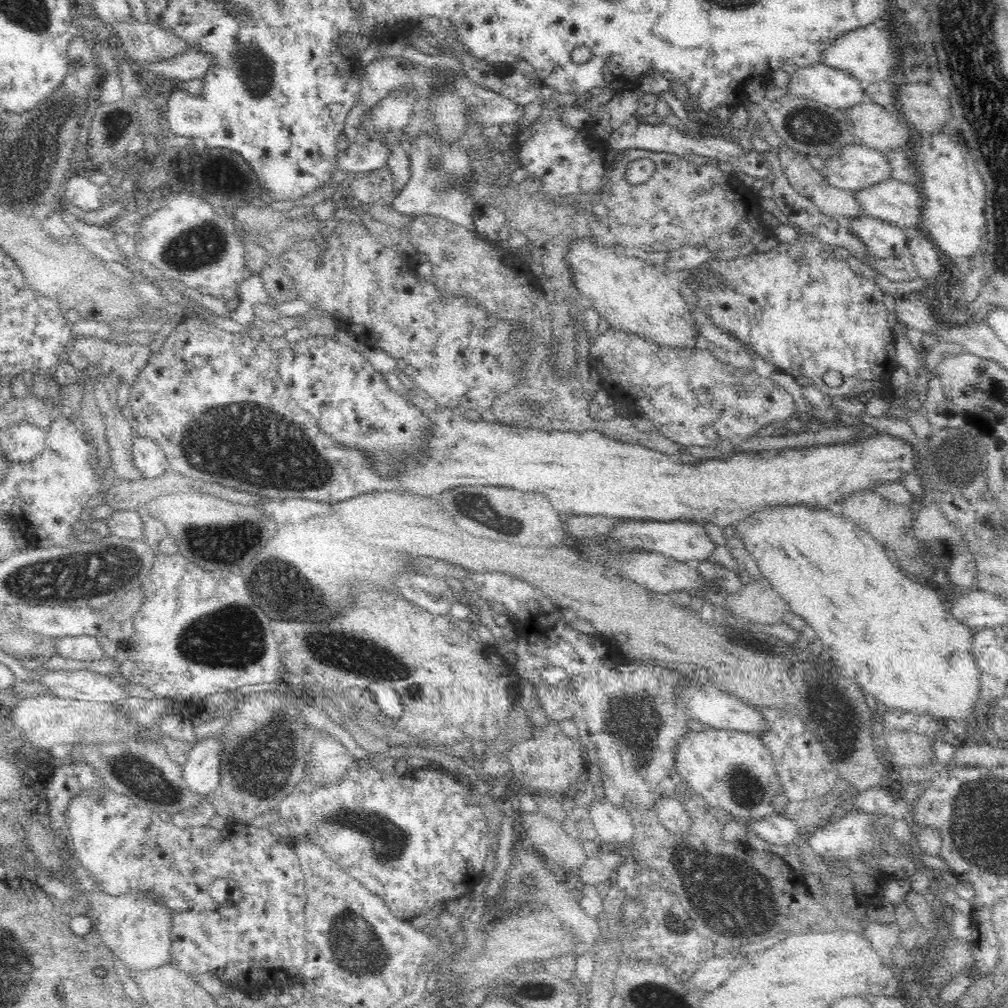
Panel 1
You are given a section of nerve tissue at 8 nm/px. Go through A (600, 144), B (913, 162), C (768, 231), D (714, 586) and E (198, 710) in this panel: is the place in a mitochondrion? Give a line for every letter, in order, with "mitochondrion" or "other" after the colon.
A: other
B: other
C: other
D: other
E: other

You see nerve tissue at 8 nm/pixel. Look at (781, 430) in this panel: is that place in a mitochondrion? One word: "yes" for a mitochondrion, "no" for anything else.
no

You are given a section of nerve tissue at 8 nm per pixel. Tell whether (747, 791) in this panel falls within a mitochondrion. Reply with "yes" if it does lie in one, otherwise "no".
yes

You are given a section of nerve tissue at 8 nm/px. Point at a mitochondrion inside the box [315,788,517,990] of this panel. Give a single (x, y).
(357, 946)

